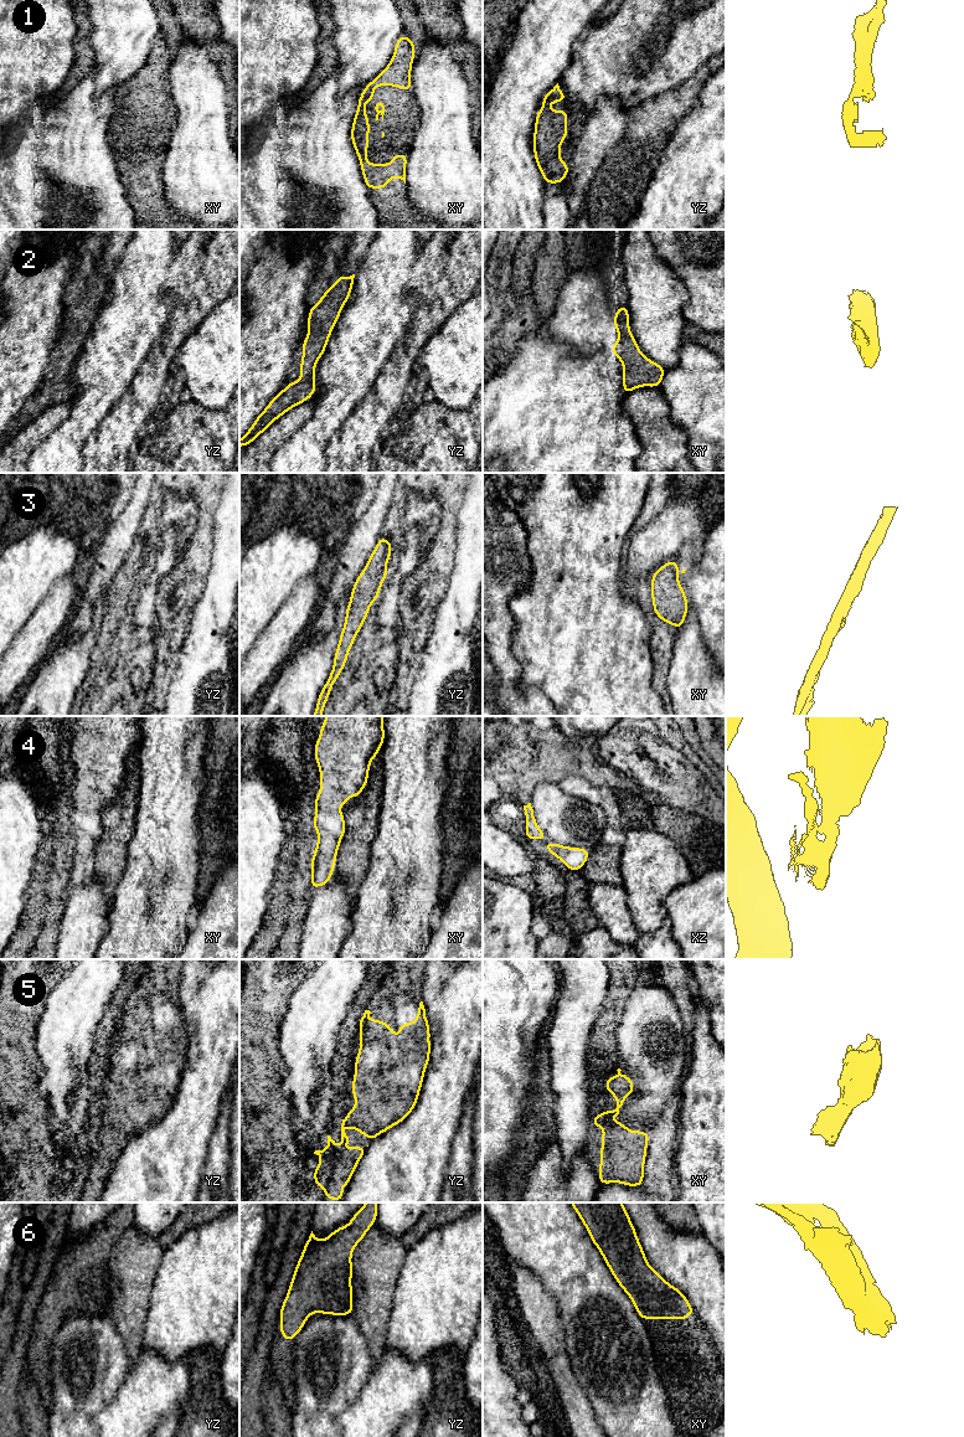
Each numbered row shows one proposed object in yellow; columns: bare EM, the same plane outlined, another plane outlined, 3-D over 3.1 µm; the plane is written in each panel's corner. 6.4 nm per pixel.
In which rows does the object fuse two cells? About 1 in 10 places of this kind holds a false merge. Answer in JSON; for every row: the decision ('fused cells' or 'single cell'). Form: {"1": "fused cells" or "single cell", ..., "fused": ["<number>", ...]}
{"1": "single cell", "2": "single cell", "3": "single cell", "4": "single cell", "5": "single cell", "6": "single cell", "fused": []}

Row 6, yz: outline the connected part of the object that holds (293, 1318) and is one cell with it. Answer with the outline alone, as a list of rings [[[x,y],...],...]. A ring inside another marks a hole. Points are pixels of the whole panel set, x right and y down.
[[[366,1202],[346,1225],[325,1240],[310,1233],[297,1263],[288,1294],[279,1309],[280,1334],[292,1341],[315,1312],[351,1315],[352,1262],[356,1245],[377,1220],[378,1202]]]

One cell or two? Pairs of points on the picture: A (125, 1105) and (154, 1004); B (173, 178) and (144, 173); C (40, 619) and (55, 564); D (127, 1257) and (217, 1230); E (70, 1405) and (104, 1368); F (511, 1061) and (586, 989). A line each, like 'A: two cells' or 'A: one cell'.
A: one cell
B: two cells
C: two cells
D: two cells
E: one cell
F: two cells

